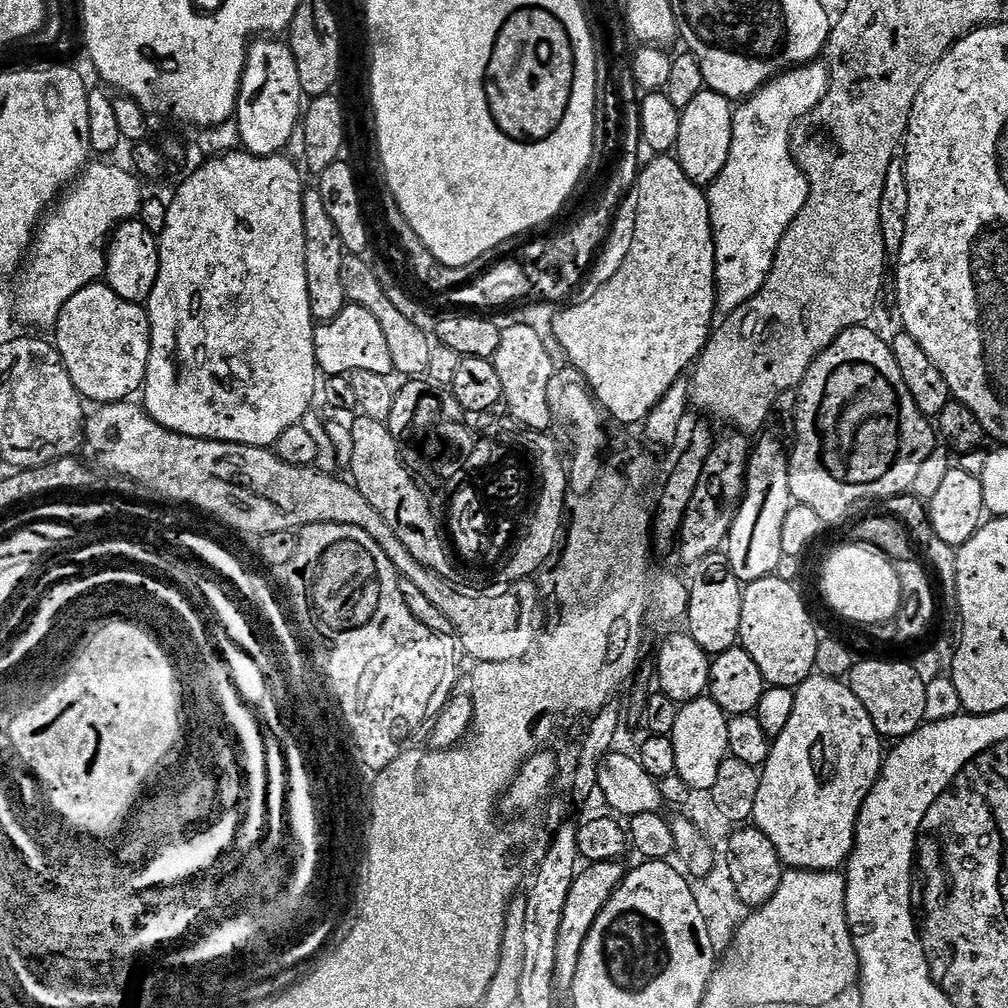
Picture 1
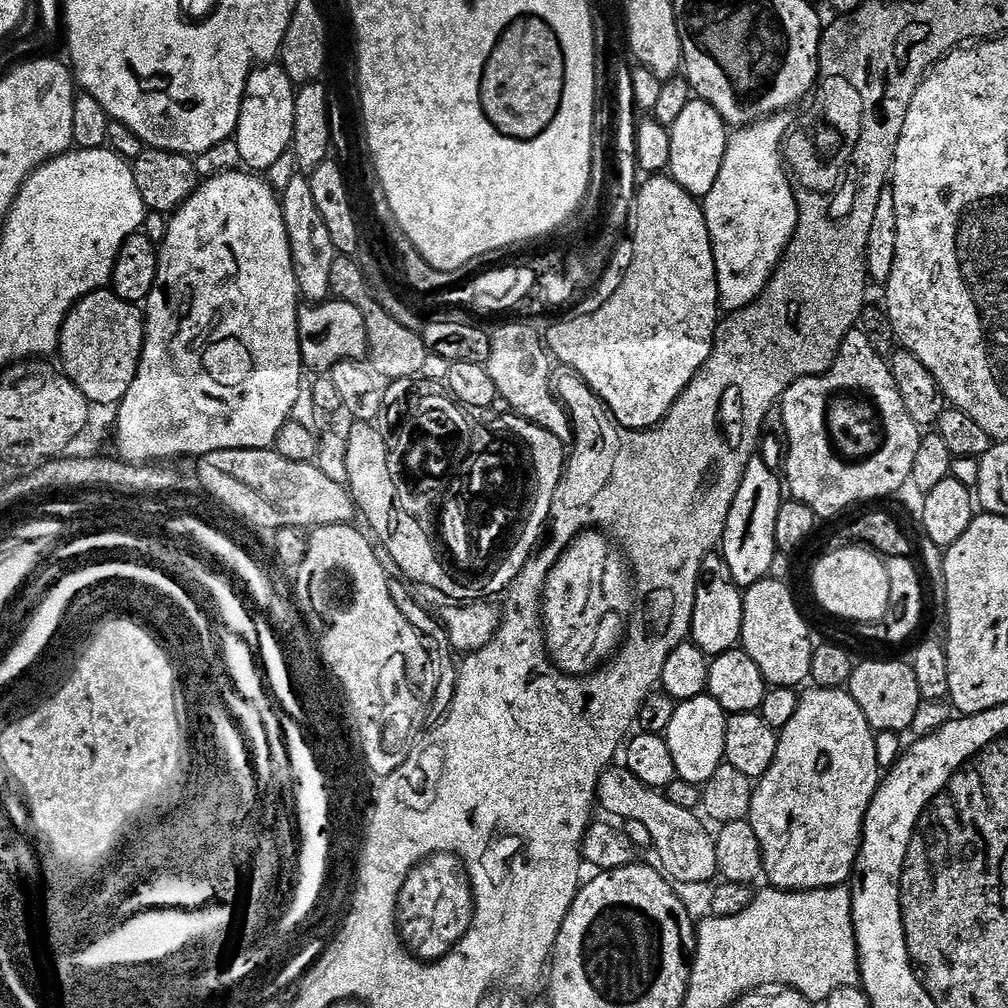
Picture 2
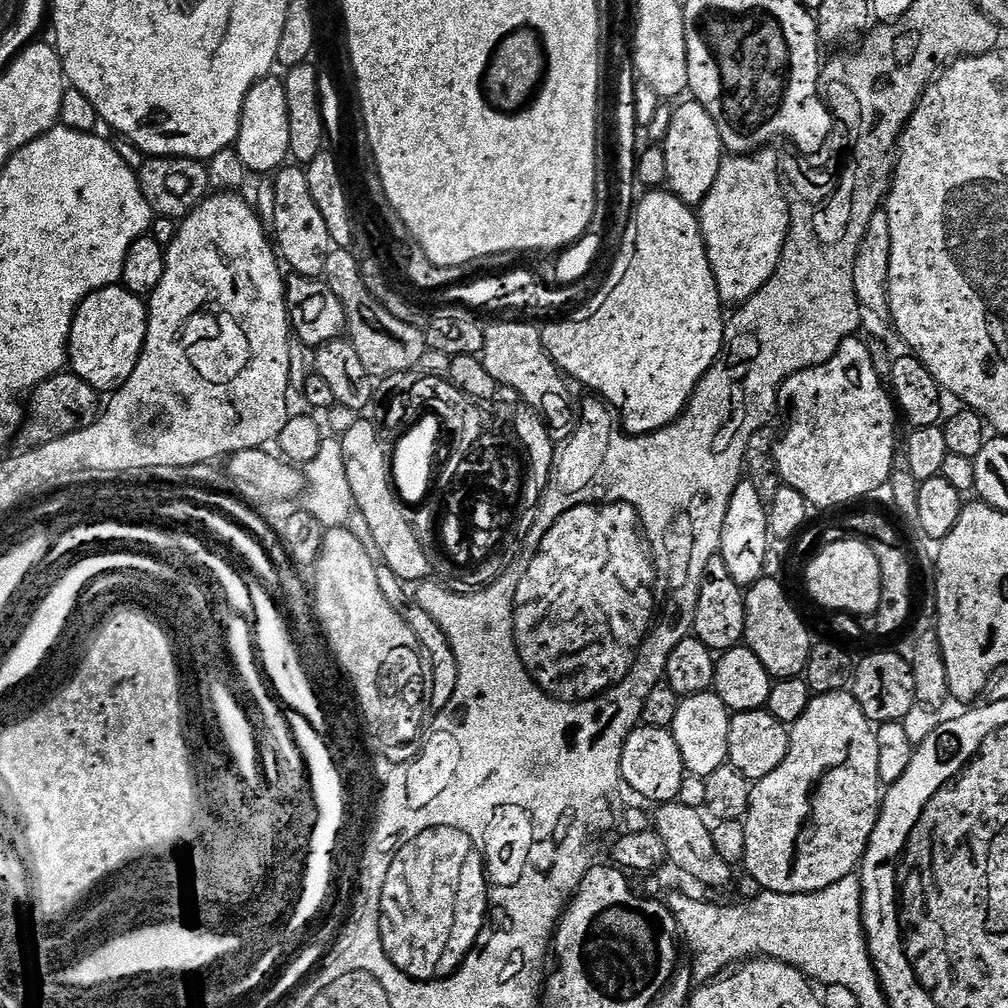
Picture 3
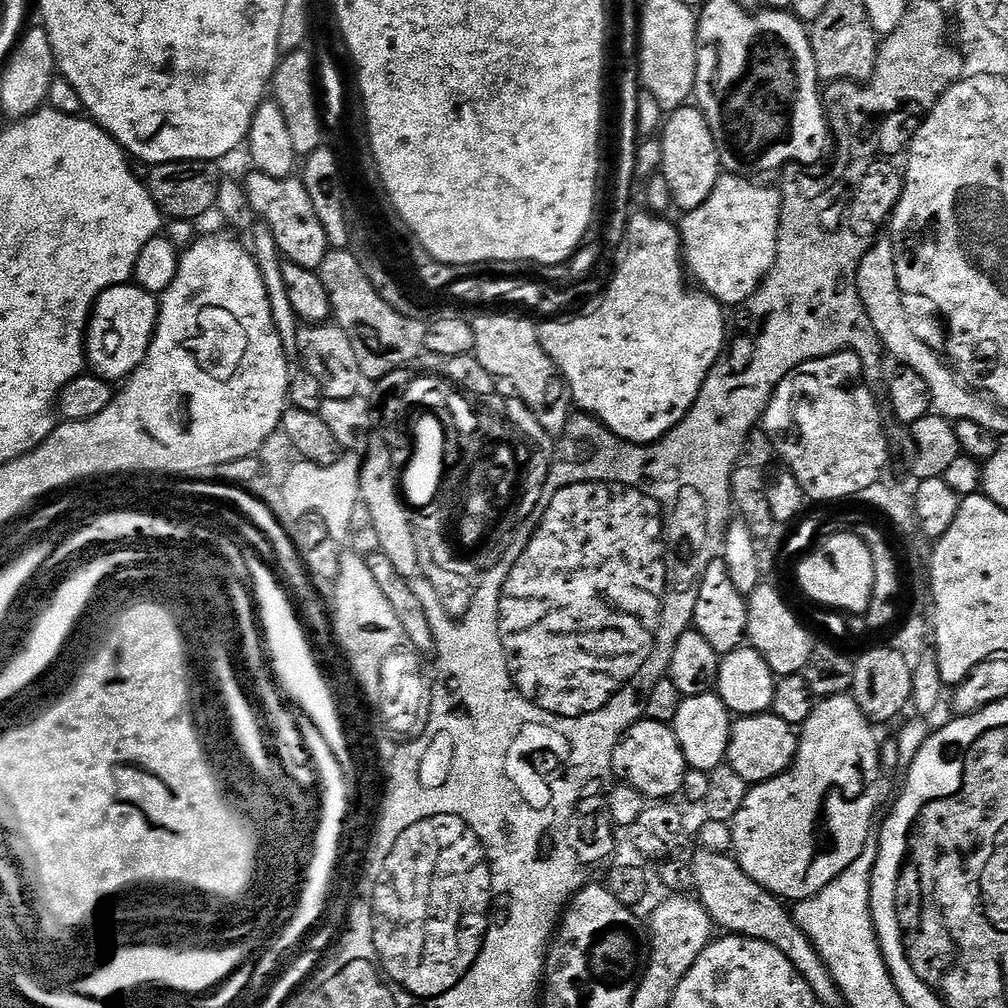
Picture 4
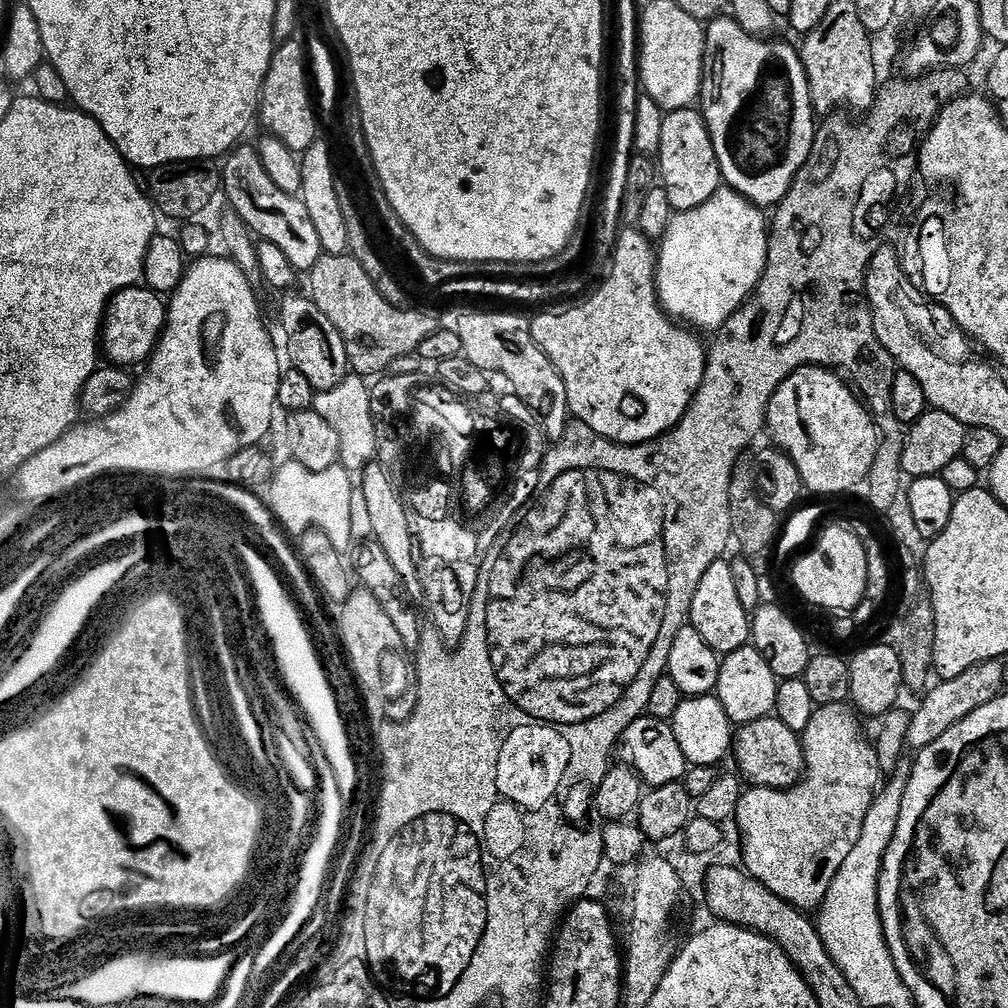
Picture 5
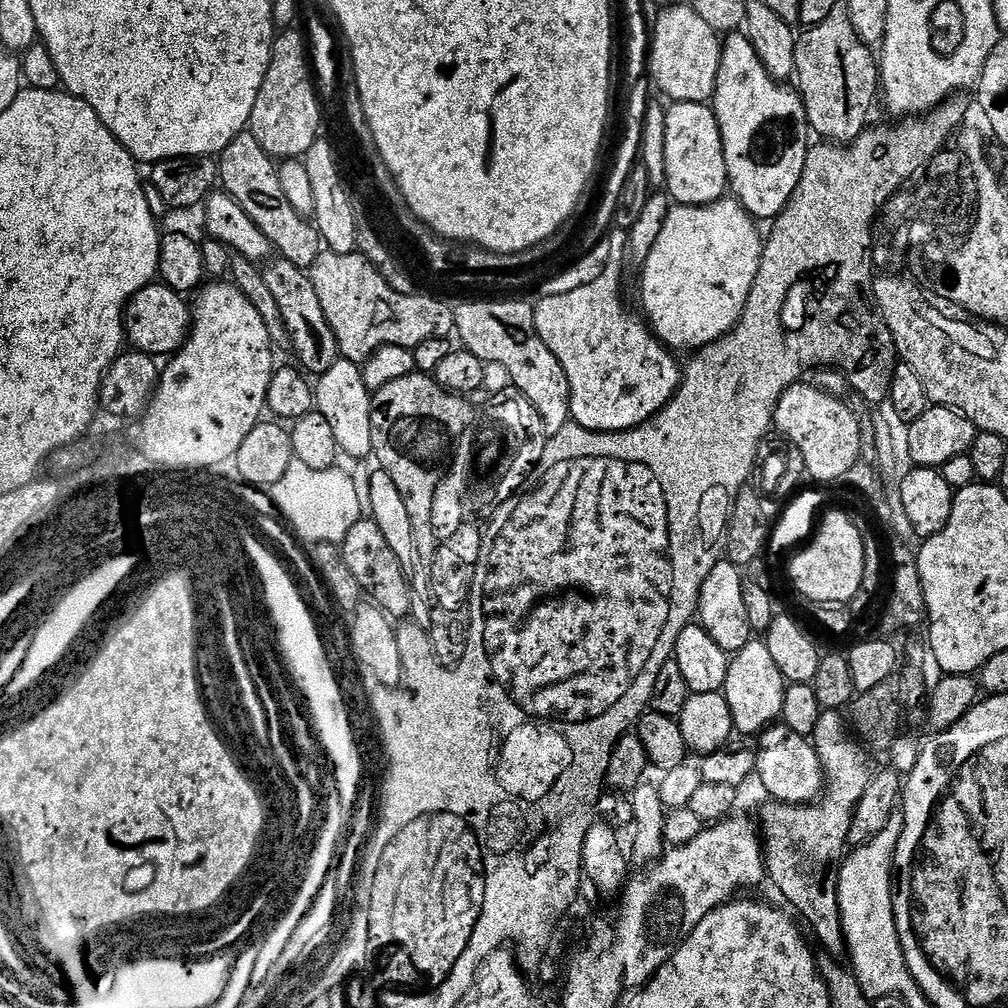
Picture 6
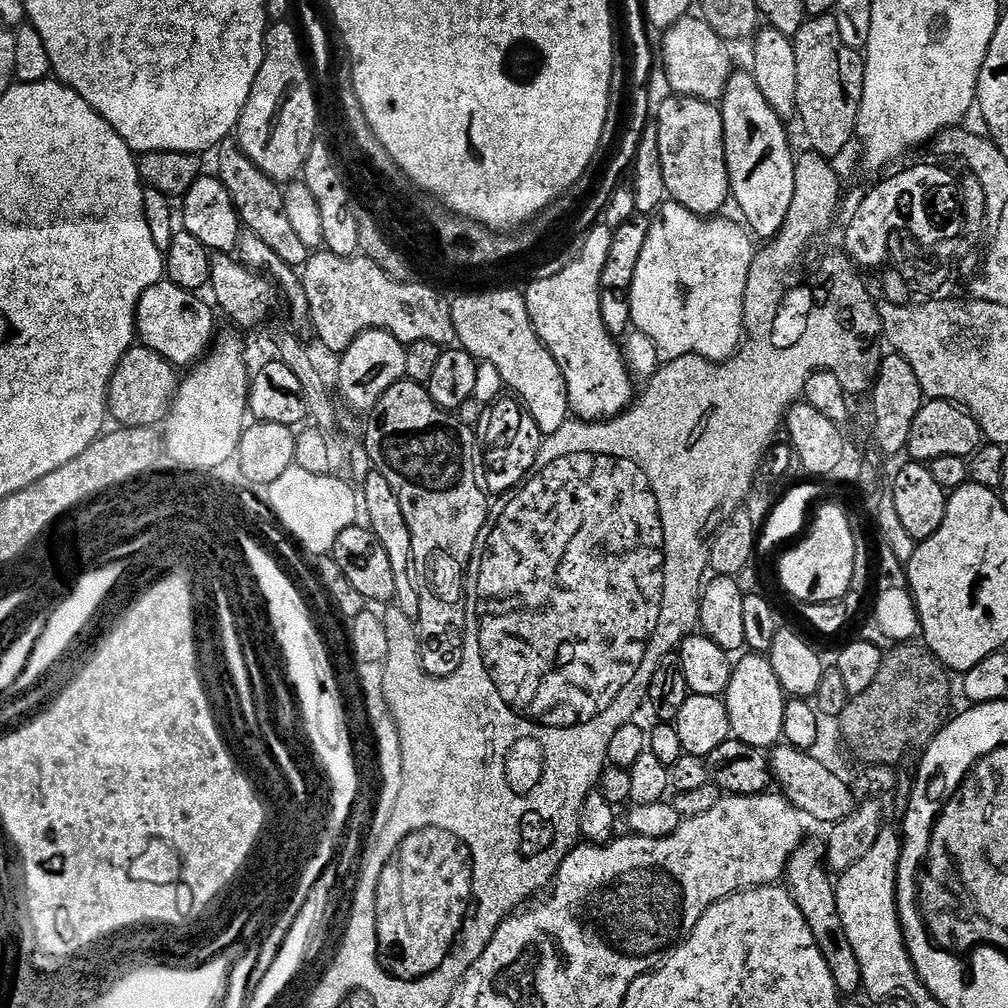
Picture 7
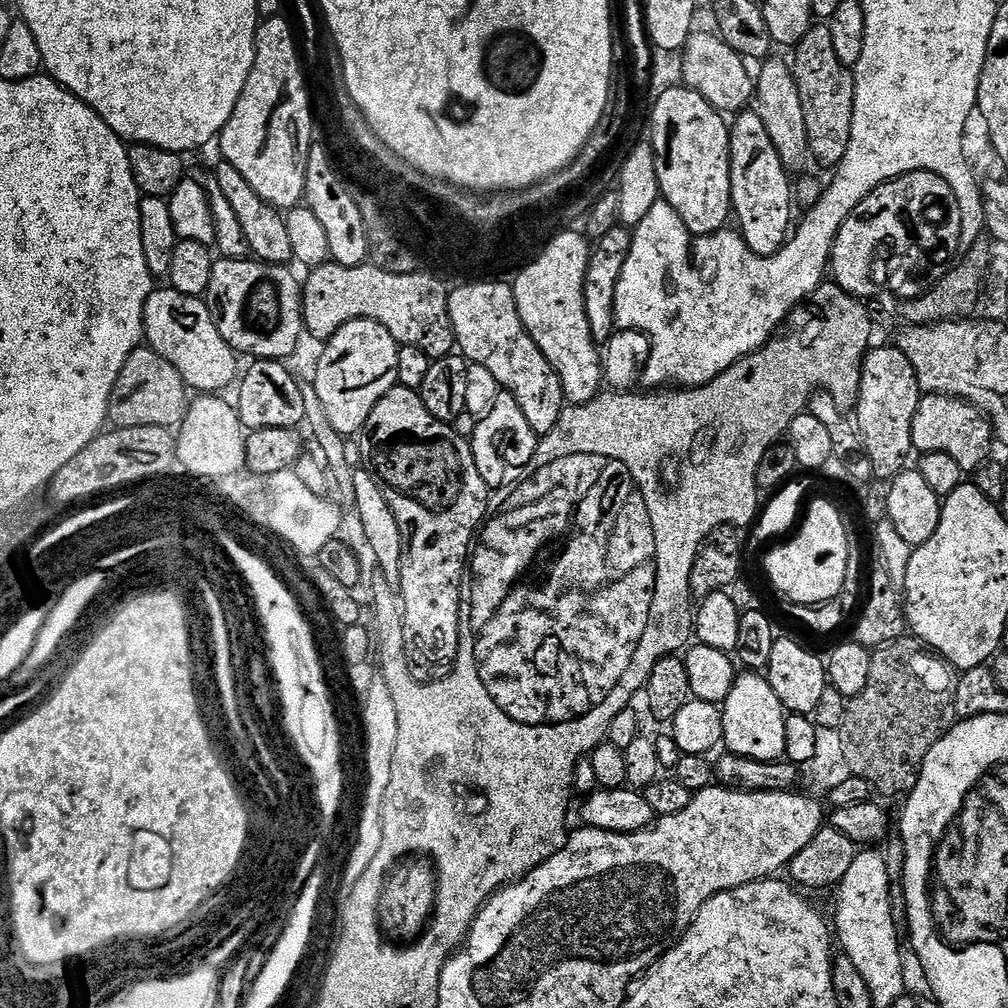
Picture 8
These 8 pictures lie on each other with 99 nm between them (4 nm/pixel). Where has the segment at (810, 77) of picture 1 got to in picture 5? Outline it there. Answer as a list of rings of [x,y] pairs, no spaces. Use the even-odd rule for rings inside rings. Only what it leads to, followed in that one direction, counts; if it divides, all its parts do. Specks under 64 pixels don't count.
[[[720,186],[704,205],[689,212],[676,212],[671,217],[668,229],[658,244],[655,275],[655,294],[669,317],[679,318],[685,325],[699,331],[716,332],[743,307],[768,265],[770,220],[764,216],[767,215],[739,192]]]

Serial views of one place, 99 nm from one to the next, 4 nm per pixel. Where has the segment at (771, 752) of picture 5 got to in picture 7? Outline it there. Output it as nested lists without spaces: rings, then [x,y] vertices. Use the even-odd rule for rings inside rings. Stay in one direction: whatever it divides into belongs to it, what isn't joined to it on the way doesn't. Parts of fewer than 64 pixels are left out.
[[[776,746],[770,752],[771,773],[775,783],[780,783],[779,791],[788,797],[788,801],[804,813],[805,817],[821,820],[825,826],[831,826],[845,820],[858,807],[858,800],[852,797],[848,784],[836,772],[831,772],[811,751],[791,746]]]

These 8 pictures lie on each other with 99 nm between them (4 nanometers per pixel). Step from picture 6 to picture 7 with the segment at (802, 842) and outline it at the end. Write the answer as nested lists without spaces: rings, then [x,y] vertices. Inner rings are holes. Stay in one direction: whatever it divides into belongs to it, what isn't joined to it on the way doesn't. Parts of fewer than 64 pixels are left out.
[[[823,843],[800,845],[788,863],[786,887],[791,892],[794,902],[806,918],[826,962],[830,966],[830,974],[834,974],[837,990],[845,997],[861,995],[864,987],[862,970],[858,958],[846,938],[846,926],[842,926],[842,918],[838,914],[836,901],[836,885],[826,864],[826,848]]]

